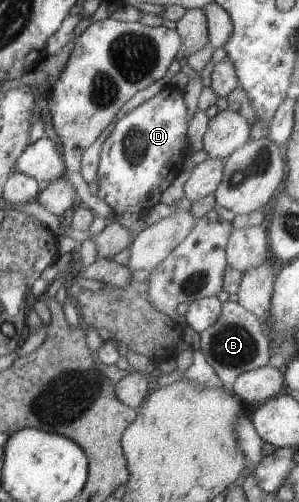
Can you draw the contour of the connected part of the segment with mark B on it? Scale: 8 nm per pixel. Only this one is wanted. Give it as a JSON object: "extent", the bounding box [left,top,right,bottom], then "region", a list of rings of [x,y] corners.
{"extent":[199,302,269,387],"region":[[[222,302],[219,318],[209,328],[200,332],[199,336],[199,349],[205,362],[213,368],[223,386],[231,387],[239,374],[263,367],[269,360],[268,340],[262,333],[259,320],[238,302]]]}

